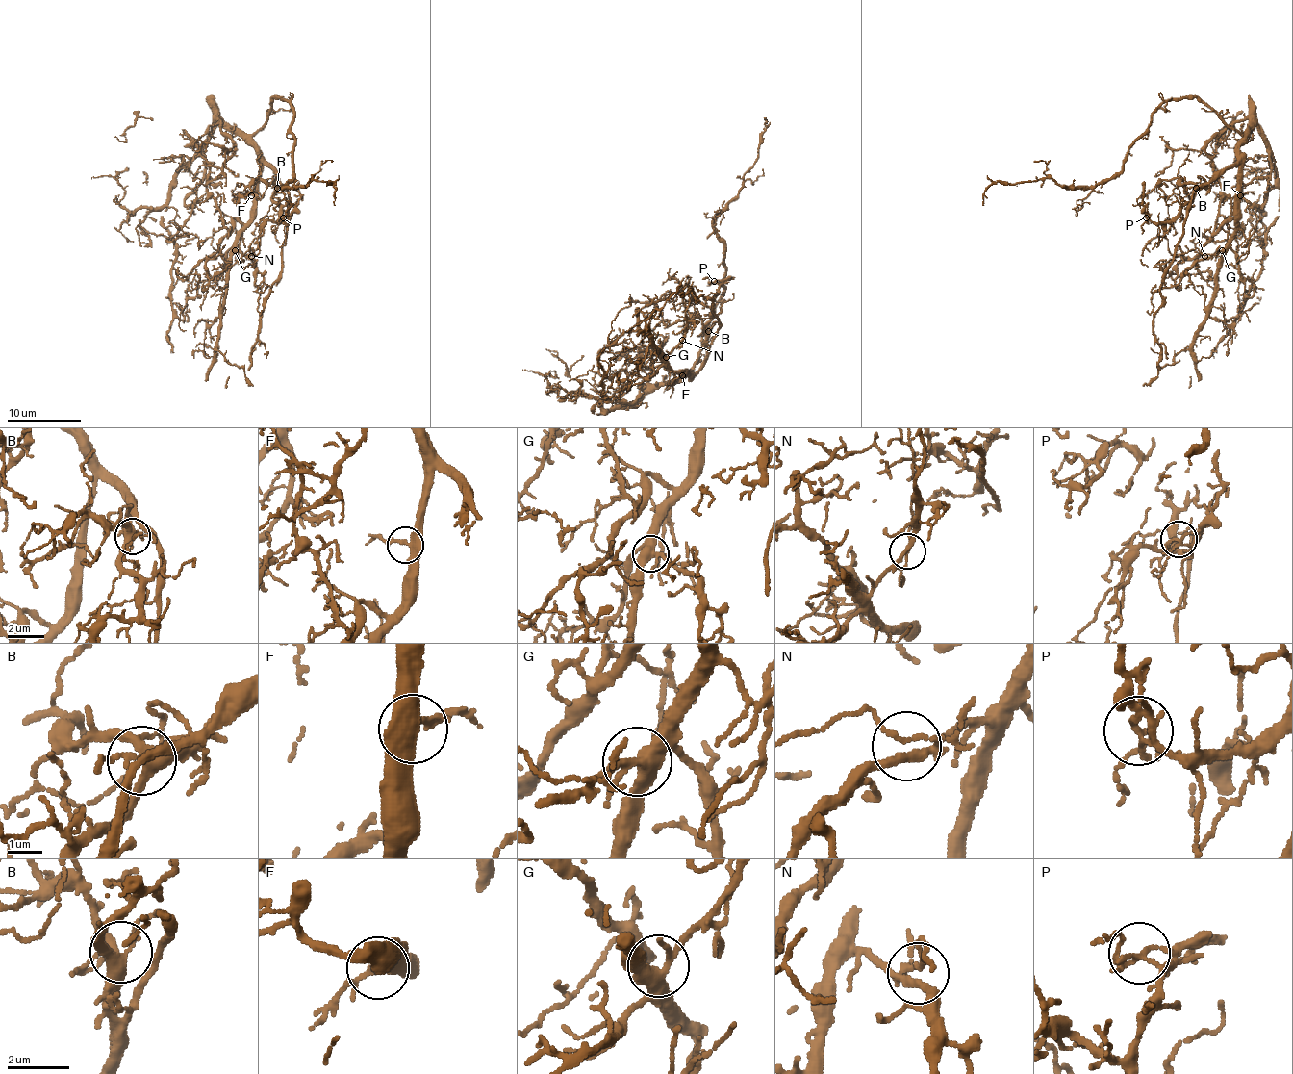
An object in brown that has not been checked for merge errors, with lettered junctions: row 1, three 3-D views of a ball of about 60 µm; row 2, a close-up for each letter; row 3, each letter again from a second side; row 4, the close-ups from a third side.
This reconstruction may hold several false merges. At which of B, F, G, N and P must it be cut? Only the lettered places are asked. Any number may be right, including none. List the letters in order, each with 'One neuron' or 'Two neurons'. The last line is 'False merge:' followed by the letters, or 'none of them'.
B: One neuron
F: One neuron
G: One neuron
N: One neuron
P: One neuron
False merge: none of them

